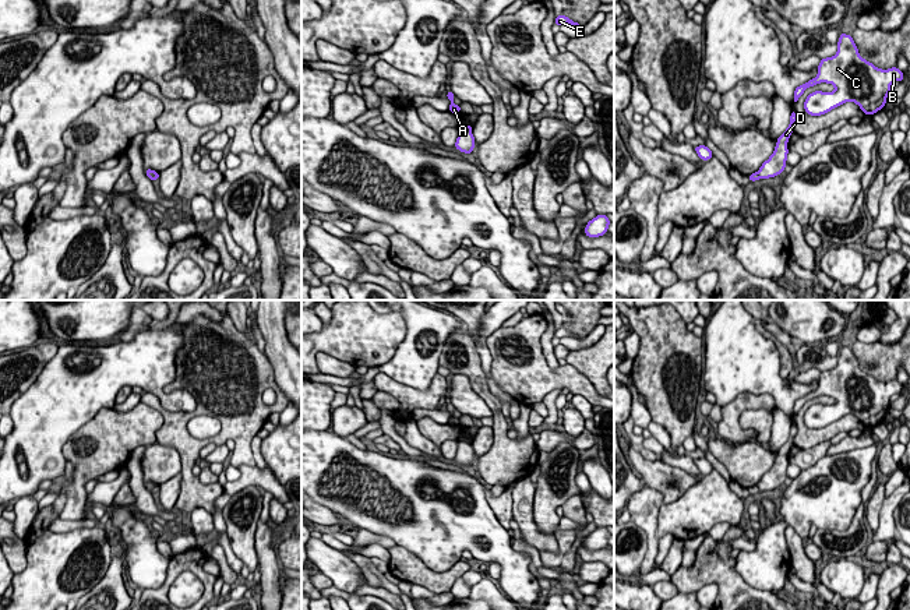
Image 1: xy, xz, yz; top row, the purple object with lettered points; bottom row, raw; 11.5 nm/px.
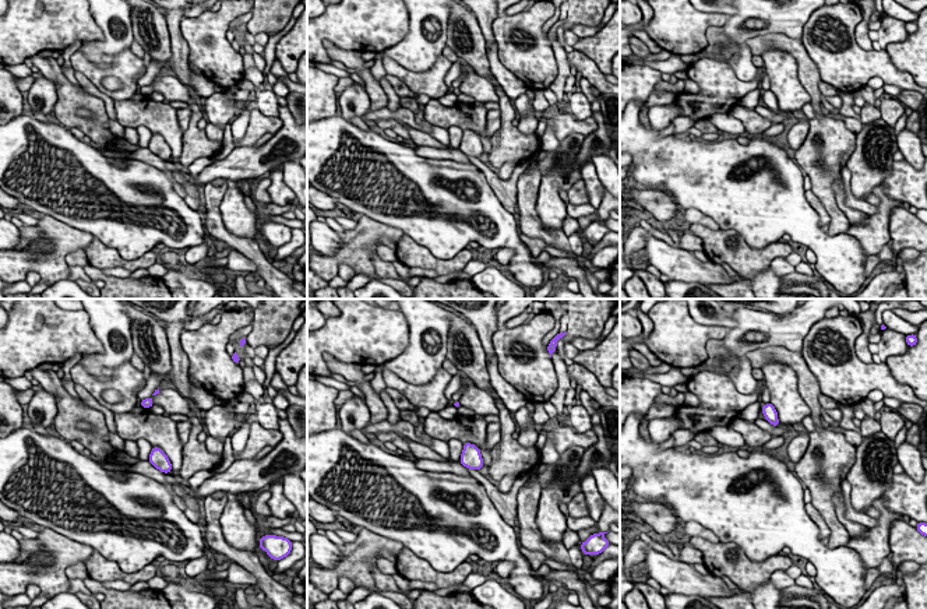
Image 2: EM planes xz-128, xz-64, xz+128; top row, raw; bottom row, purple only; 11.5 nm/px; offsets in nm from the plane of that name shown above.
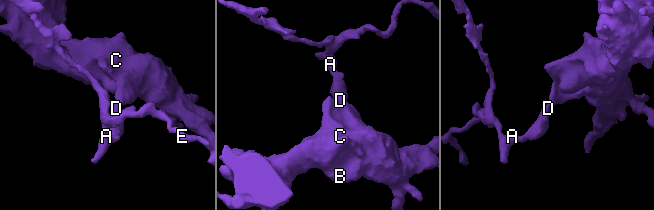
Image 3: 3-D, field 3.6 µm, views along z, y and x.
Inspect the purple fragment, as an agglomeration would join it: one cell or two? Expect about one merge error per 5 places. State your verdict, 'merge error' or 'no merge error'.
merge error

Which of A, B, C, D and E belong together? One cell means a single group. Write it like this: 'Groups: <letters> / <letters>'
Groups: A E / B C D

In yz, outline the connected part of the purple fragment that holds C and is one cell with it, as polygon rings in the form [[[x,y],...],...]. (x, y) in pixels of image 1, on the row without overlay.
[[[840,345],[836,367],[832,370],[821,371],[818,378],[818,388],[794,402],[794,415],[798,413],[798,410],[804,406],[807,401],[821,395],[826,395],[832,396],[835,399],[835,403],[811,405],[804,415],[804,423],[807,427],[821,429],[849,413],[858,417],[864,427],[875,427],[885,419],[886,410],[890,406],[890,396],[895,394],[903,394],[903,389],[904,387],[897,380],[882,382],[863,371],[853,350],[847,346]]]

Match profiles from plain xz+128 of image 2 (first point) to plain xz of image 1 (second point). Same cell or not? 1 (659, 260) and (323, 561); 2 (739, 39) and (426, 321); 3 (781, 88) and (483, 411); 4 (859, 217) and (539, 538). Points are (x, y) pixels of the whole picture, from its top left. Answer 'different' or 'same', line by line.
1: same
2: same
3: same
4: same

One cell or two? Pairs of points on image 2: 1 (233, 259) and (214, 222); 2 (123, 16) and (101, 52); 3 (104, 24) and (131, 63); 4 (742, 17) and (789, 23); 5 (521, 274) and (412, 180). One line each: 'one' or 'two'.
1: two
2: one
3: two
4: one
5: one

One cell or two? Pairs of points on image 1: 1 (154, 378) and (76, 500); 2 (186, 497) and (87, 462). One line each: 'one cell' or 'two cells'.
1: two cells
2: two cells

